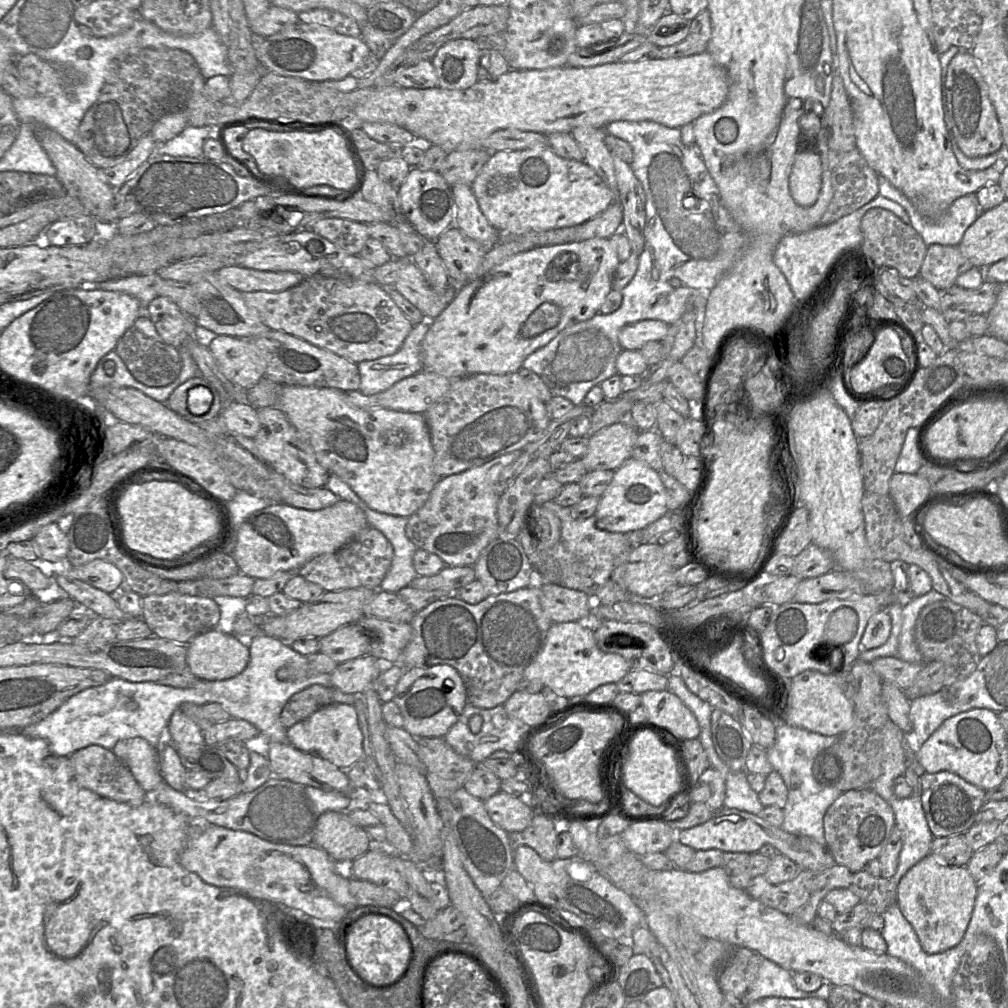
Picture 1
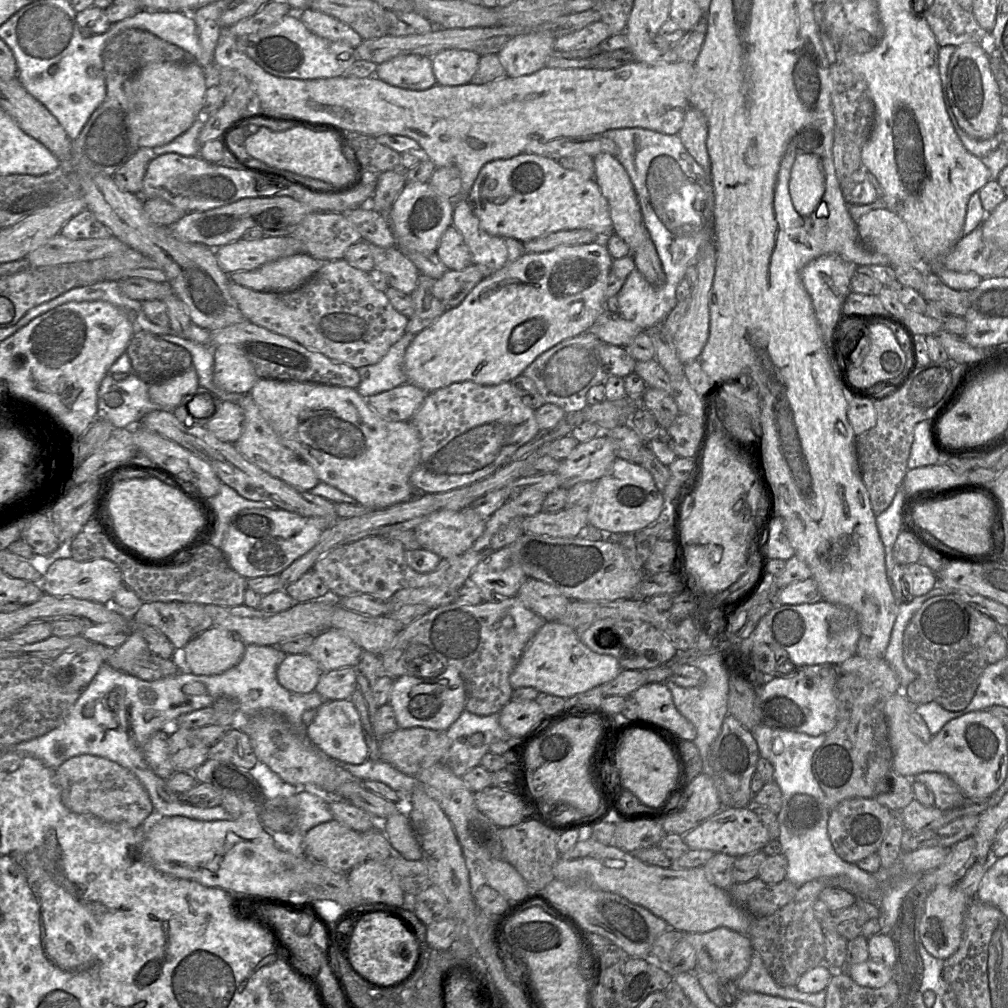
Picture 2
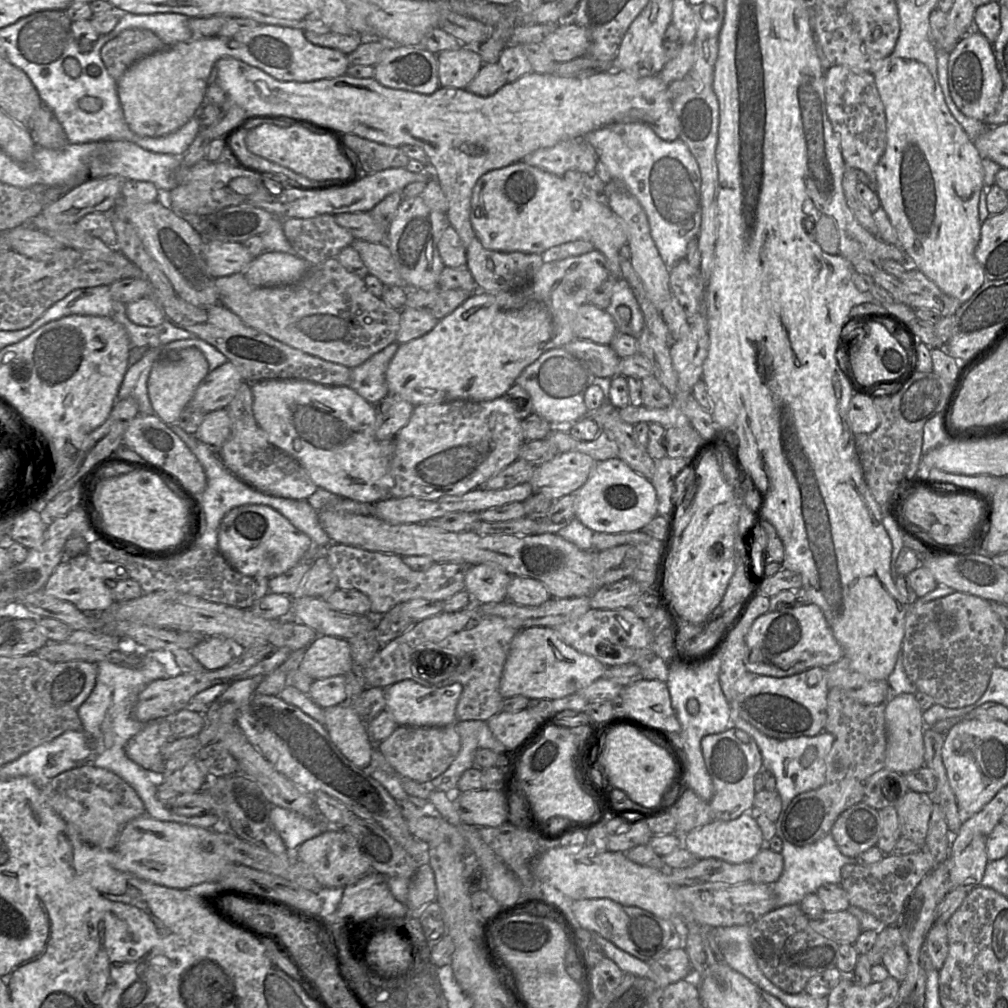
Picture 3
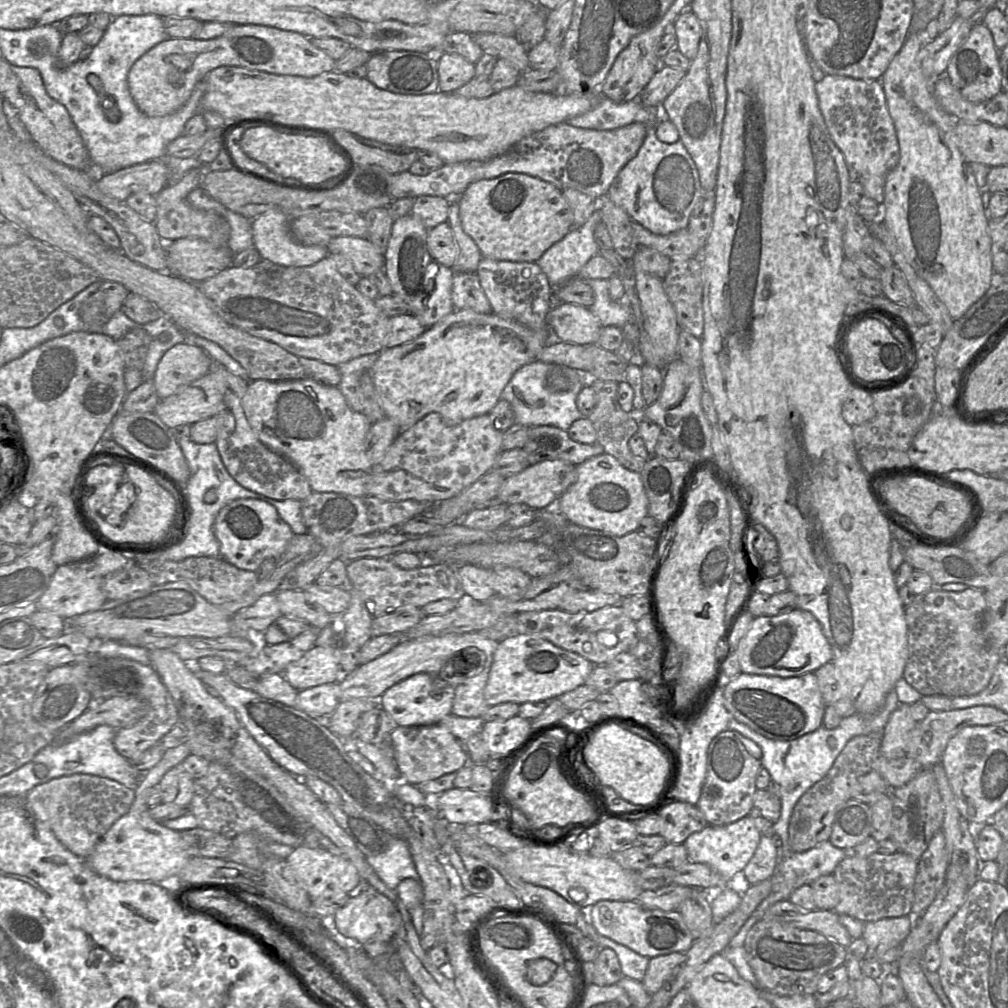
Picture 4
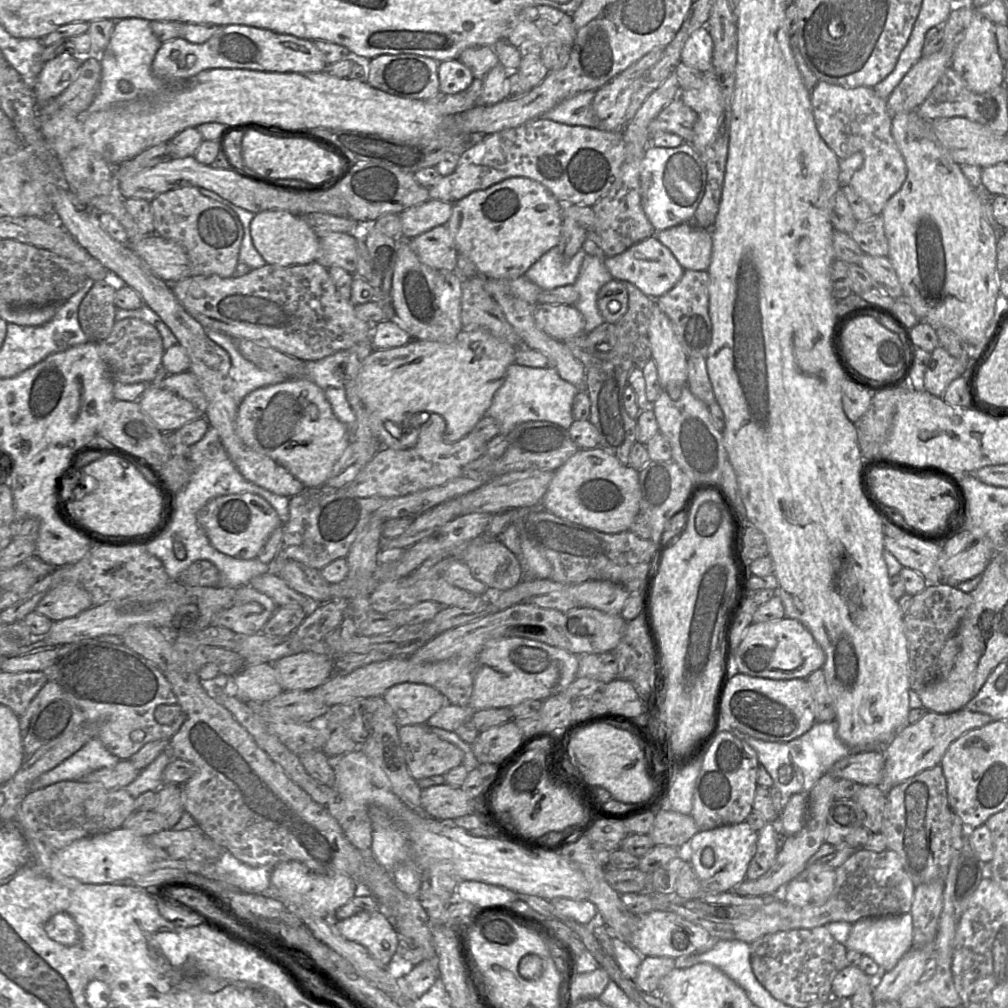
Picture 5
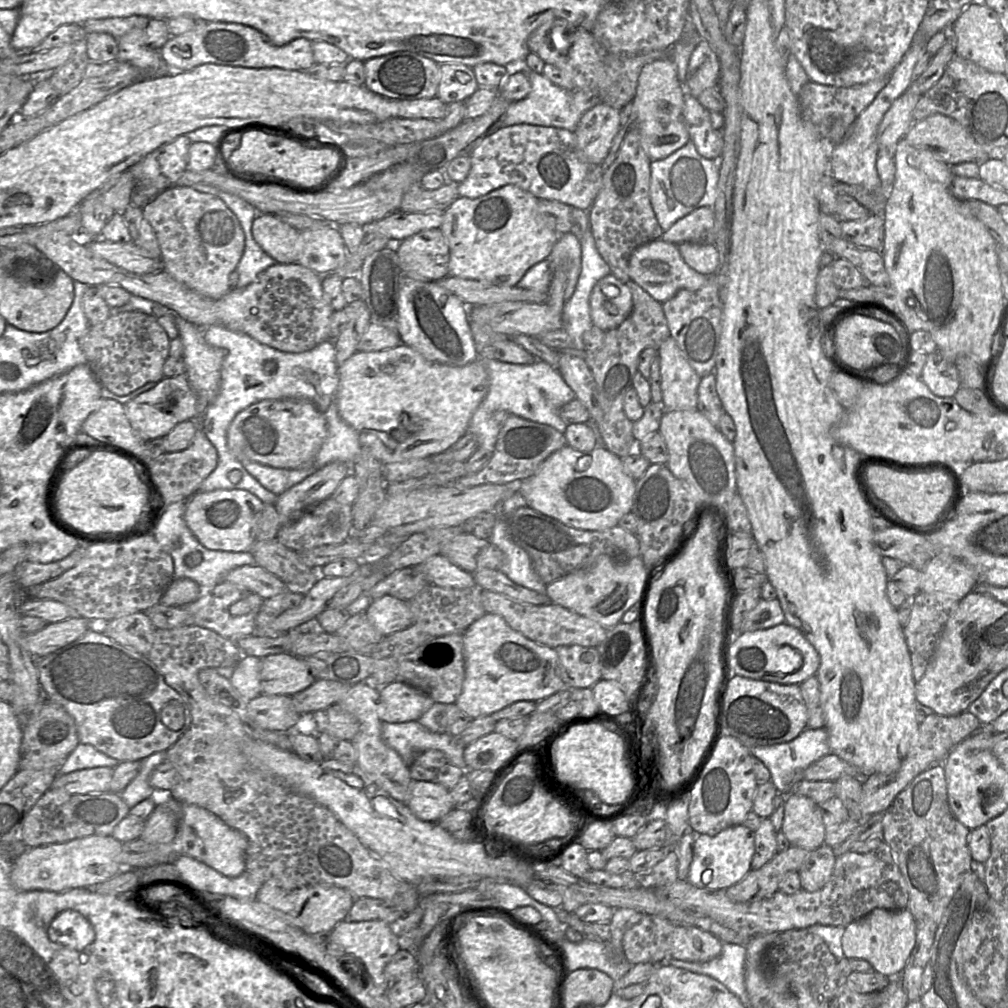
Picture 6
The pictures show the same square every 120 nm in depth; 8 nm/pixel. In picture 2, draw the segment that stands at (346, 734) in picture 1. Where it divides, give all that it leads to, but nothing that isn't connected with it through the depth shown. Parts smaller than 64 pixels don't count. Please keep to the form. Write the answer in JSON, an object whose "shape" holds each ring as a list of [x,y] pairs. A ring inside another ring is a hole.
{"shape":[[[349,699],[326,701],[320,705],[313,720],[305,726],[305,732],[319,750],[337,762],[358,765],[368,760],[368,747],[360,717]]]}

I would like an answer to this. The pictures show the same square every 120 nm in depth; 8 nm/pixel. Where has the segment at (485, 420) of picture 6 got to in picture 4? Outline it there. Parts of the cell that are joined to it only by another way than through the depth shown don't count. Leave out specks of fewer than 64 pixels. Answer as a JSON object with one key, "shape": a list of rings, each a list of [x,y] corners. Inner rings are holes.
{"shape":[[[535,360],[512,375],[500,398],[512,406],[515,423],[528,427],[550,425],[567,431],[575,420],[583,417],[577,408],[576,398],[588,383],[589,378],[574,368]]]}

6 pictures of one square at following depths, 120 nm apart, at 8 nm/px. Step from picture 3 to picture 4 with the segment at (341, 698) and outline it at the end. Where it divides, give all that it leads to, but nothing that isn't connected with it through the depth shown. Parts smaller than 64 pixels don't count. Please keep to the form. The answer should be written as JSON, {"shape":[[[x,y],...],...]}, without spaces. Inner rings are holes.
{"shape":[[[335,682],[298,691],[293,707],[314,718],[330,716],[339,703],[338,683]]]}

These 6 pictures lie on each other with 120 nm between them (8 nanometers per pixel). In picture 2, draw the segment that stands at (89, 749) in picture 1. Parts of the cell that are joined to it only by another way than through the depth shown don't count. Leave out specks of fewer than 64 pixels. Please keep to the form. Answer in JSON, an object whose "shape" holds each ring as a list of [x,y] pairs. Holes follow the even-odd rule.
{"shape":[[[90,754],[69,758],[55,769],[55,780],[63,804],[74,813],[124,823],[132,828],[146,826],[153,819],[153,804],[144,786],[130,770],[107,758]]]}

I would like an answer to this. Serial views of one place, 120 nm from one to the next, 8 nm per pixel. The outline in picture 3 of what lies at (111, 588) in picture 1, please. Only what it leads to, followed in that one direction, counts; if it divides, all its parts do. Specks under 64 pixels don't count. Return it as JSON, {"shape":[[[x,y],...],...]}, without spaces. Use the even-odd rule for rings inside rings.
{"shape":[[[89,555],[65,557],[54,569],[43,587],[45,593],[73,604],[85,613],[103,612],[113,604],[110,582],[129,578],[126,568],[115,562],[97,562]]]}

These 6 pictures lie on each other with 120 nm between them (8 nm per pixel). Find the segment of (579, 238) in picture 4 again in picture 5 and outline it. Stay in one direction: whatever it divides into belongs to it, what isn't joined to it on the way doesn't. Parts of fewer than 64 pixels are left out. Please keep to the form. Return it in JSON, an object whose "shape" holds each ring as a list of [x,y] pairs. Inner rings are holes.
{"shape":[[[555,246],[530,266],[524,275],[543,290],[573,285],[579,276],[585,255],[581,248],[567,260],[558,246]]]}

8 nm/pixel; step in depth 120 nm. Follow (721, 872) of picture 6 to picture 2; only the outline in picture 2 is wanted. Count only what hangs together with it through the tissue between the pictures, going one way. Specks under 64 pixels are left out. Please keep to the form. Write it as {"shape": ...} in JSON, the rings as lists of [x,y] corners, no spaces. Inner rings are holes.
{"shape":[[[752,802],[746,807],[723,807],[682,837],[689,849],[710,850],[733,857],[741,857],[763,850],[771,840],[767,828],[754,812]]]}

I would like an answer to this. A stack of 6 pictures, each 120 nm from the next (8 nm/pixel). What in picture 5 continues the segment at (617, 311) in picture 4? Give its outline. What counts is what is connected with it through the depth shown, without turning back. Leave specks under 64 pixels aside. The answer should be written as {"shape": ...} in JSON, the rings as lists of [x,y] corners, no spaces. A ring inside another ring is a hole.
{"shape":[[[585,255],[579,276],[573,284],[579,293],[573,306],[584,318],[584,334],[588,334],[605,322],[597,307],[597,293],[604,284],[612,279],[603,257]]]}

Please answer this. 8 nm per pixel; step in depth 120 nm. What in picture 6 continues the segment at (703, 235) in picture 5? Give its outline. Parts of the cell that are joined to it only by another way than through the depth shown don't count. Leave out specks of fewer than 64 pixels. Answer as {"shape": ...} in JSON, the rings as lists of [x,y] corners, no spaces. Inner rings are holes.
{"shape":[[[686,242],[678,244],[684,261],[700,274],[711,276],[719,270],[720,254],[712,243]]]}

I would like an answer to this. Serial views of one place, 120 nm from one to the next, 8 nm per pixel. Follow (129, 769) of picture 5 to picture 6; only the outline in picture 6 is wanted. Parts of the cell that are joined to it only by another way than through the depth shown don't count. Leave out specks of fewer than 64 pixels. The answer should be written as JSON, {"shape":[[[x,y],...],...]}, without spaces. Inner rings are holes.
{"shape":[[[97,767],[57,775],[50,789],[62,790],[70,794],[110,792],[114,768]]]}

